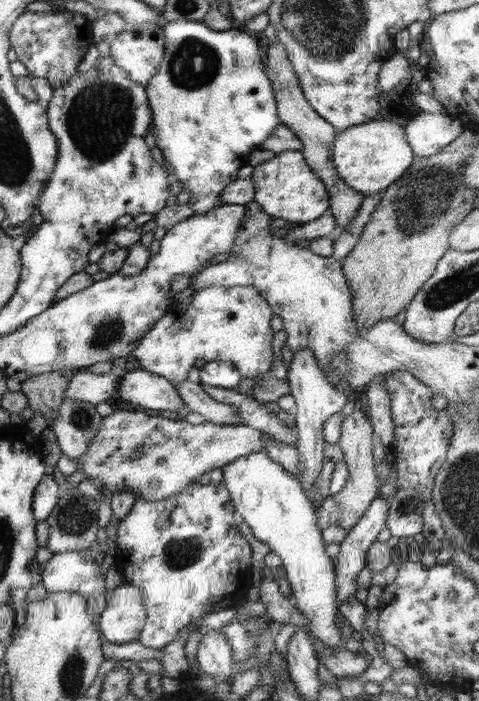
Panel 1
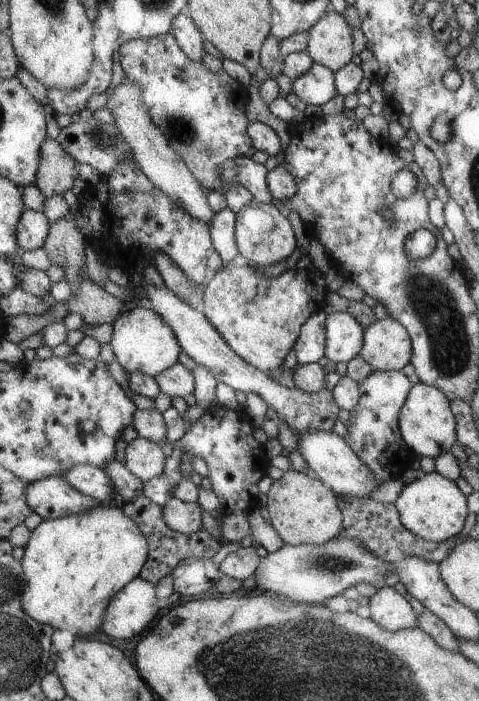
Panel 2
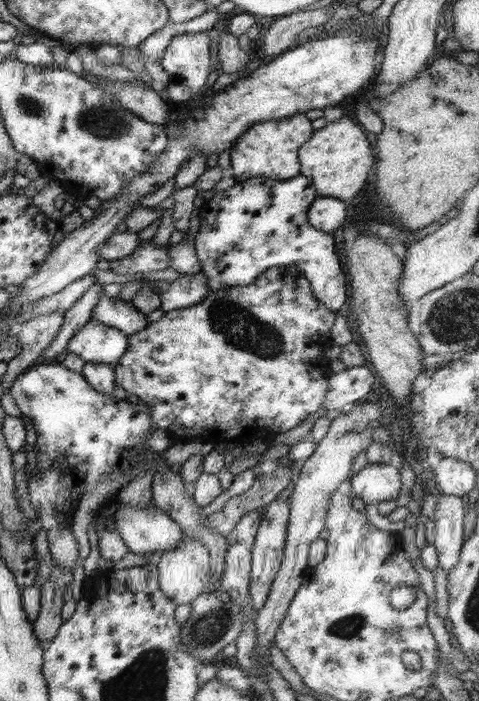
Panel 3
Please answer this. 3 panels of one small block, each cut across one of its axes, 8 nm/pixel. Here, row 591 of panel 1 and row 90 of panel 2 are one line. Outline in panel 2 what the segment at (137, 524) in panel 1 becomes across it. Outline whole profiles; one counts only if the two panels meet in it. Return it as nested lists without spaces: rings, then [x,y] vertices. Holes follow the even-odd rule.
[[[169,34],[148,39],[133,39],[126,42],[119,50],[120,65],[126,73],[126,78],[134,82],[141,89],[141,100],[148,108],[148,115],[152,123],[158,126],[168,138],[170,147],[182,158],[189,172],[198,180],[198,183],[208,192],[218,190],[228,207],[238,213],[252,200],[252,194],[239,183],[226,184],[222,182],[221,173],[226,164],[245,157],[253,151],[247,134],[249,120],[246,106],[249,102],[249,90],[242,83],[233,80],[224,70],[212,73],[204,62],[193,62],[178,47],[176,40]]]

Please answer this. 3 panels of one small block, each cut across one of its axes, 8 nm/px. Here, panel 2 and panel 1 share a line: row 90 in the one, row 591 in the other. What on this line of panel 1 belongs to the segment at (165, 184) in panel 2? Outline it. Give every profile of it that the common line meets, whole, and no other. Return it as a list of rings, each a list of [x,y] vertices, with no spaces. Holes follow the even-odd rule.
[[[130,584],[106,592],[106,608],[98,616],[101,634],[112,644],[138,641],[147,622],[141,591]]]

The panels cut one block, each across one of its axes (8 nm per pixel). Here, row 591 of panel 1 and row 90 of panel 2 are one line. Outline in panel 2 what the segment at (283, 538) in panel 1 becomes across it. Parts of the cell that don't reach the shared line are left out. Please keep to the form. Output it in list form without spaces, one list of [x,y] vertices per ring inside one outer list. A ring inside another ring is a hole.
[[[314,63],[313,66],[294,80],[292,92],[307,105],[323,105],[337,96],[334,72]]]

